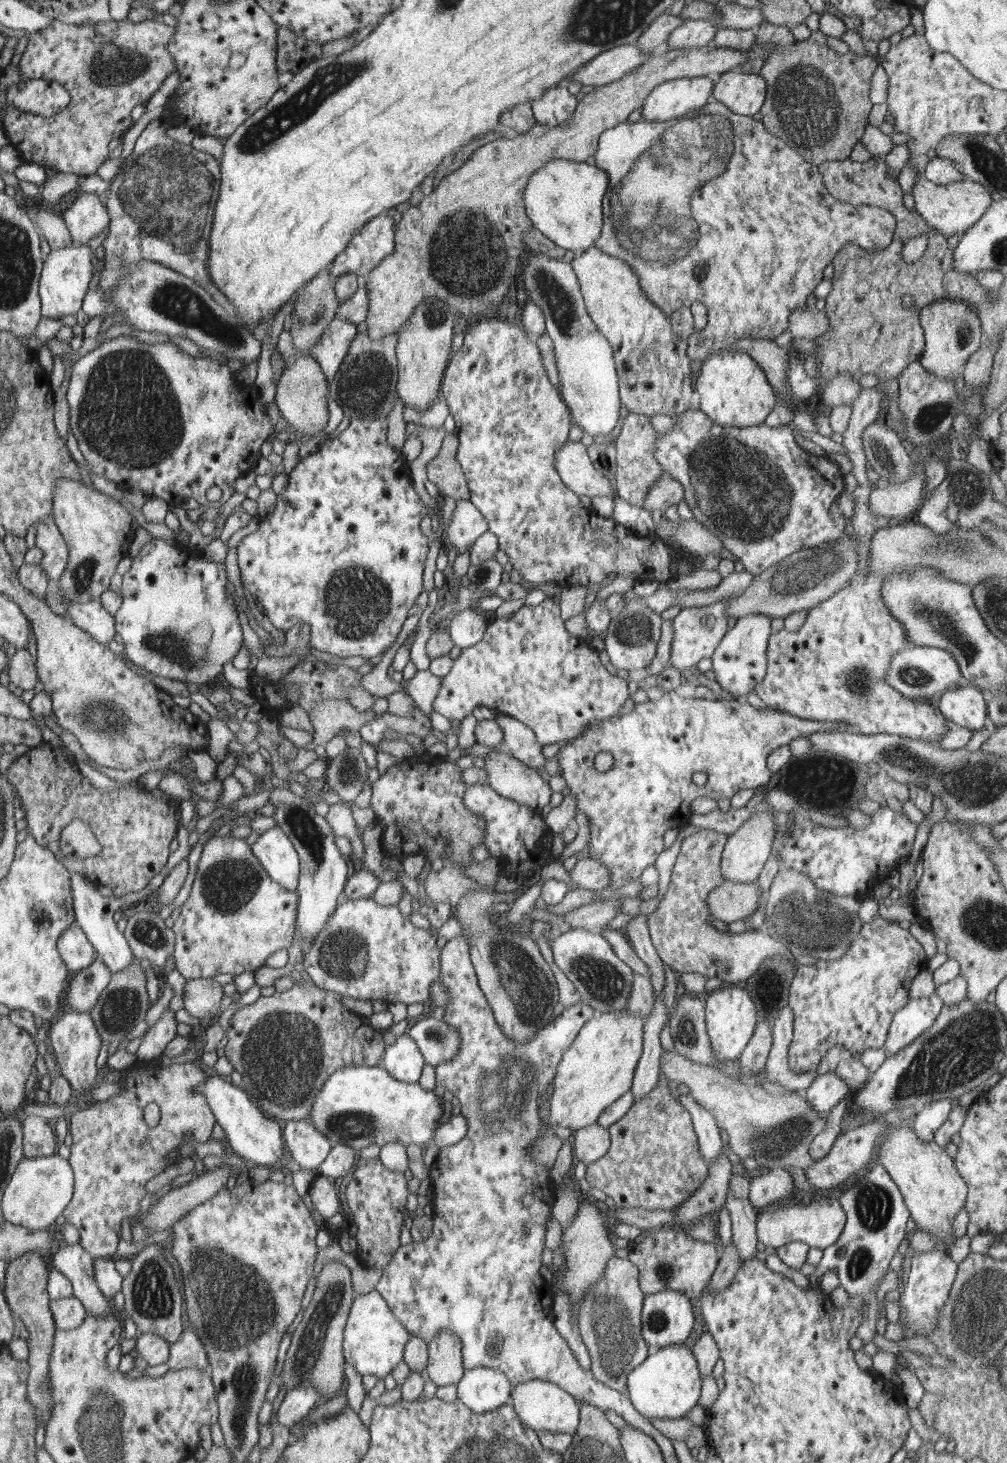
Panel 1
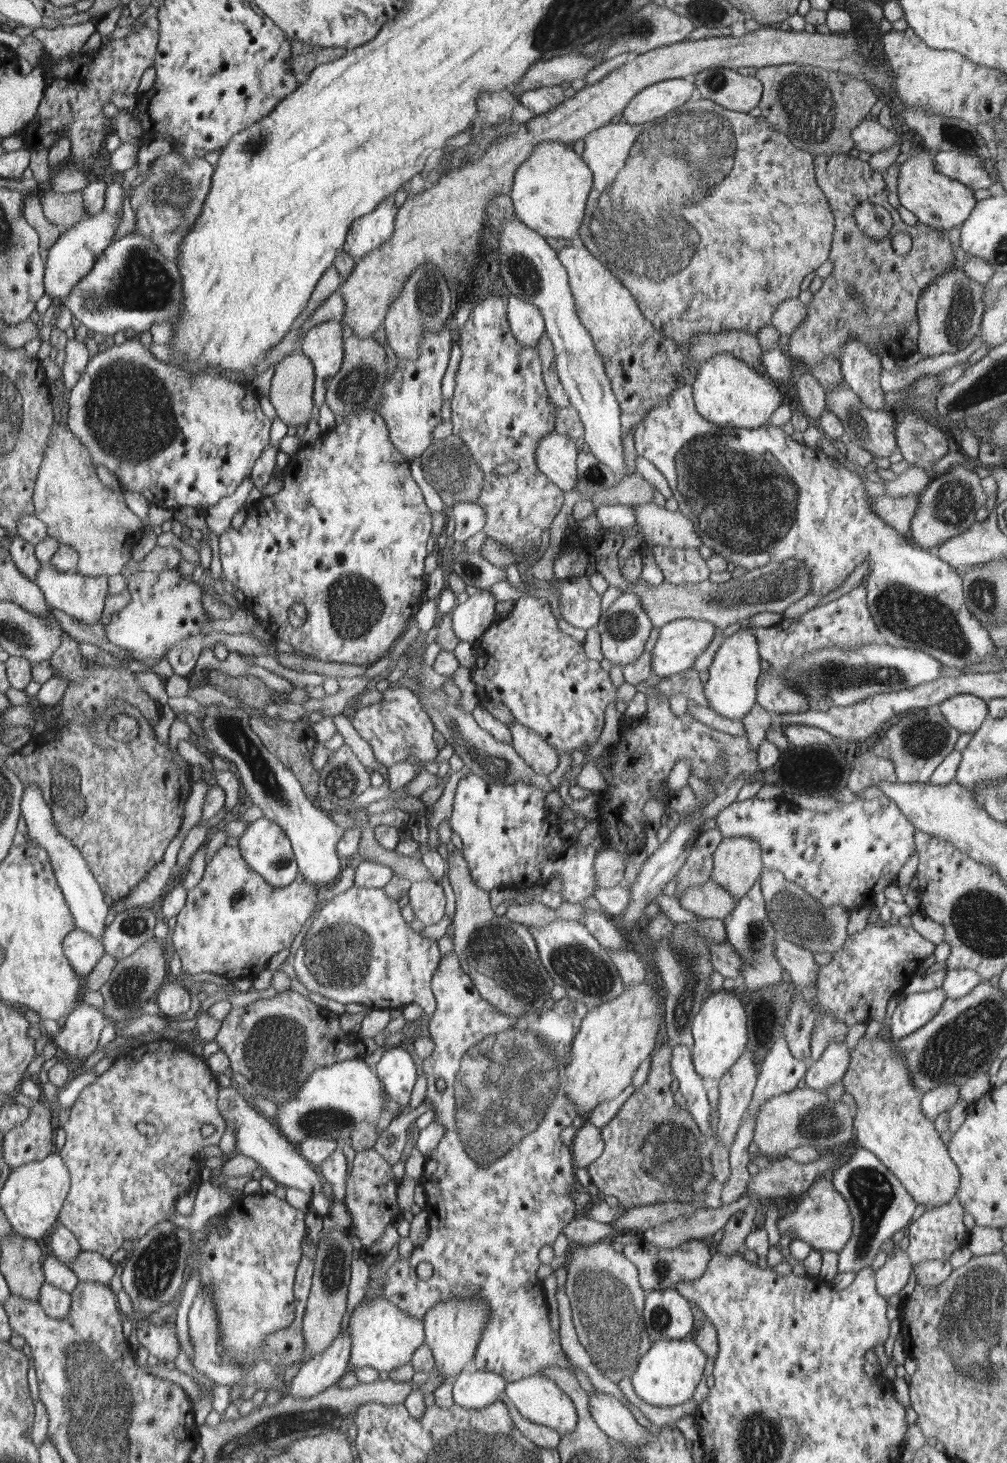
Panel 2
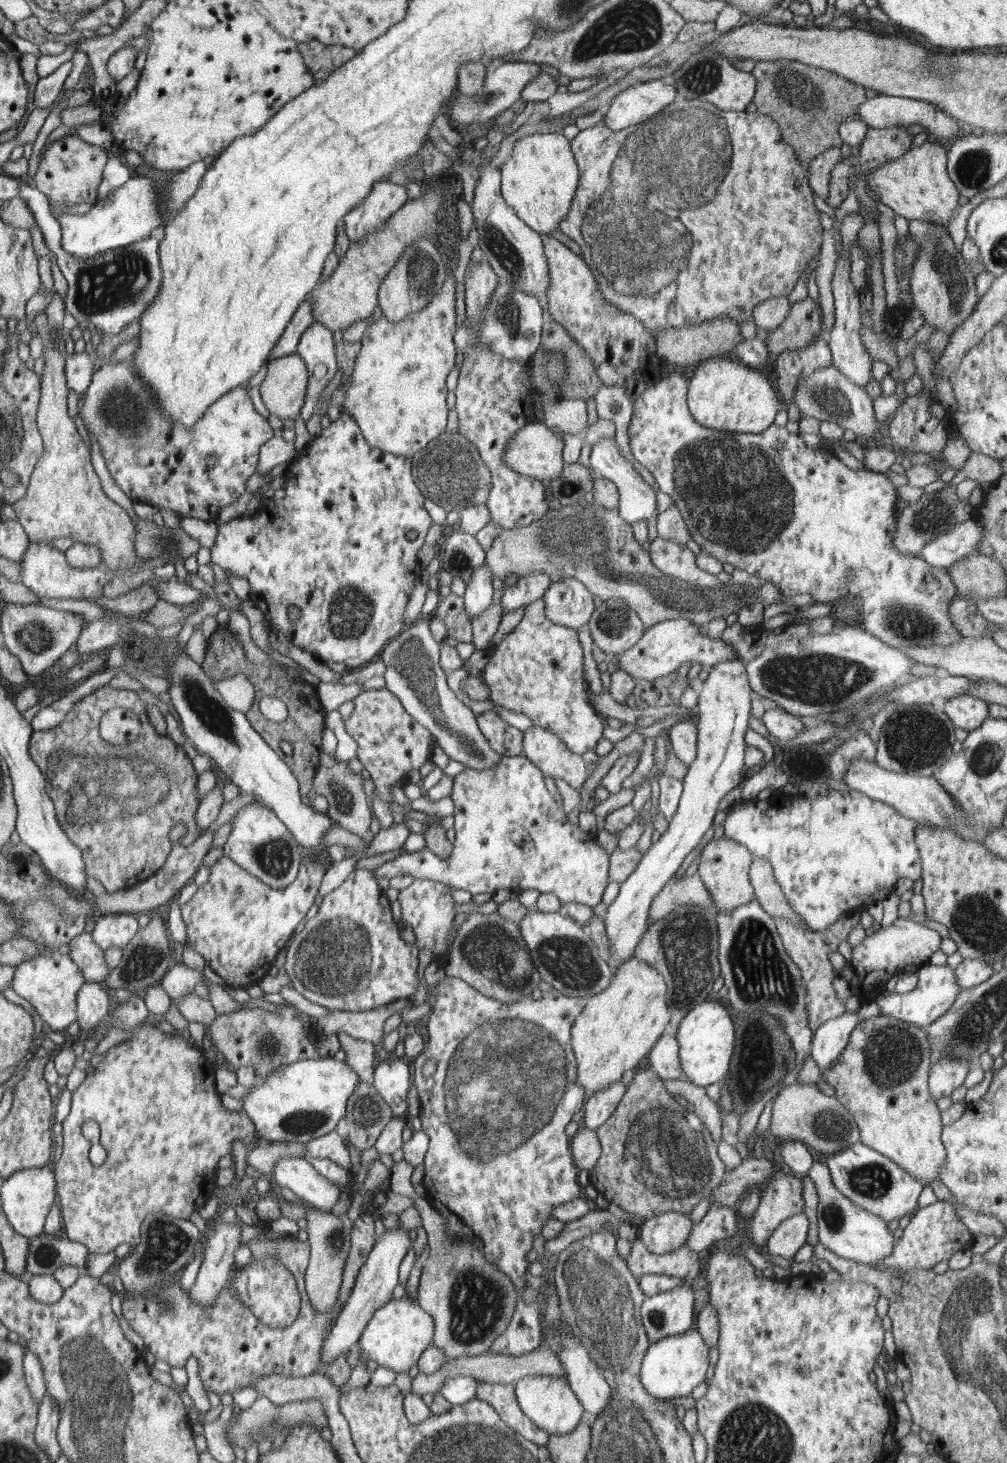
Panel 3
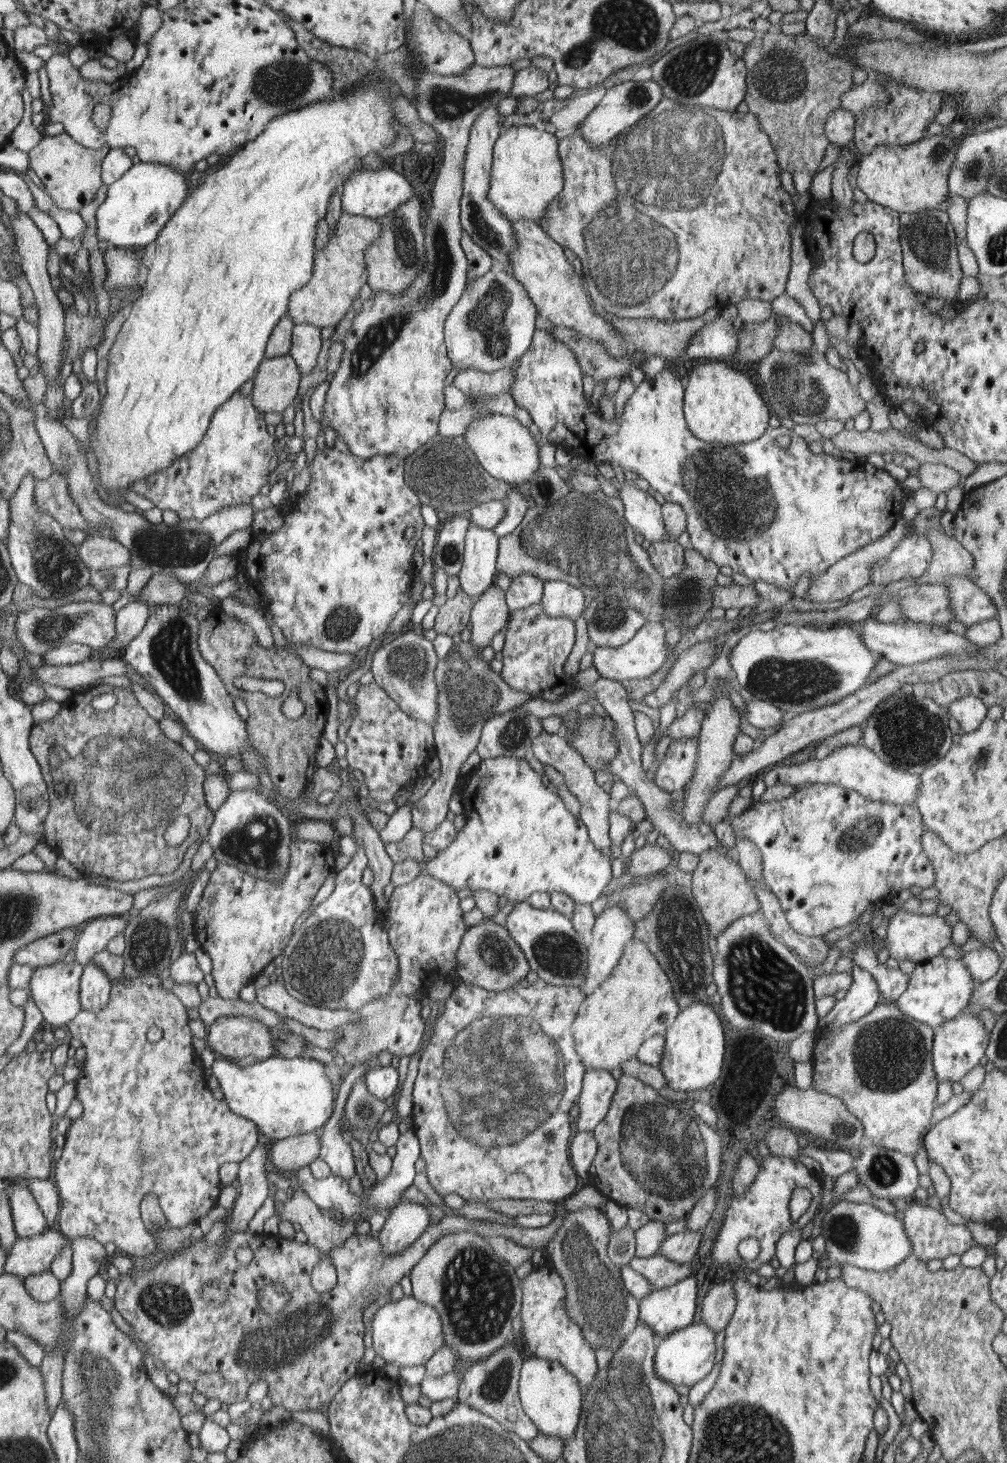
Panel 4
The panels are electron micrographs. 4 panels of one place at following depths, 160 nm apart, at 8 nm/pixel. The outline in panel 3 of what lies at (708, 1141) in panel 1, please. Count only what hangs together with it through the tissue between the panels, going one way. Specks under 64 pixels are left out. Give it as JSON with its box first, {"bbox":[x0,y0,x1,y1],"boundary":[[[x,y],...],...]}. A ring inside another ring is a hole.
{"bbox":[645,1032,688,1081],"boundary":[[[666,1032],[652,1047],[645,1065],[658,1073],[660,1078],[686,1081],[688,1078],[680,1064],[679,1050],[680,1045],[675,1034]]]}

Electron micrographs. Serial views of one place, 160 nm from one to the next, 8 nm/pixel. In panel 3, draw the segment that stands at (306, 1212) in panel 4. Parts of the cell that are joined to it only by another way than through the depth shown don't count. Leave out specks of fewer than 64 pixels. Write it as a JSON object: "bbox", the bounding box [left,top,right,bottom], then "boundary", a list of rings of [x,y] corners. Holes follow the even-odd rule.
{"bbox":[303,1209,353,1312],"boundary":[[[307,1209],[305,1217],[307,1221],[306,1232],[303,1233],[304,1239],[312,1246],[311,1265],[307,1270],[307,1289],[311,1295],[312,1306],[319,1312],[327,1312],[335,1306],[343,1281],[345,1264],[351,1249],[351,1231],[353,1222],[345,1215],[340,1220],[333,1214],[328,1214],[323,1210]]]}

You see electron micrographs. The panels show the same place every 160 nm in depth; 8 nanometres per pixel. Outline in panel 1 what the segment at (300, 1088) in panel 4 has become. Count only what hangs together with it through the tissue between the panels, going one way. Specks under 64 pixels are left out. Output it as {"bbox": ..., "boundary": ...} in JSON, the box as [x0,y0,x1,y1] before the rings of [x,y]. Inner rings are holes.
{"bbox":[308,1066,444,1150],"boundary":[[[346,1066],[332,1074],[320,1094],[312,1102],[312,1110],[308,1113],[308,1122],[324,1136],[332,1135],[345,1146],[354,1150],[364,1149],[372,1144],[382,1148],[389,1142],[401,1142],[404,1147],[412,1144],[425,1149],[433,1140],[434,1132],[440,1127],[444,1118],[444,1100],[436,1096],[432,1090],[424,1090],[419,1083],[400,1082],[385,1068],[376,1066]]]}

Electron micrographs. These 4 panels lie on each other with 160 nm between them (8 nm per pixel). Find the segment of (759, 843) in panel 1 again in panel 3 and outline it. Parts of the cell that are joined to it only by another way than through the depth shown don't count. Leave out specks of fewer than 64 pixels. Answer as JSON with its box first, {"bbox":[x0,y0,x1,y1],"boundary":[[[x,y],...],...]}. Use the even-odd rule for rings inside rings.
{"bbox":[697,836,755,916],"boundary":[[[723,836],[718,840],[710,840],[709,843],[703,847],[702,853],[700,853],[699,867],[697,873],[704,881],[706,890],[710,892],[710,898],[715,902],[715,911],[711,911],[713,916],[716,913],[727,913],[732,909],[742,904],[748,904],[755,898],[755,891],[753,890],[752,883],[749,879],[750,865],[753,863],[754,855],[741,843],[733,841],[732,839]]]}

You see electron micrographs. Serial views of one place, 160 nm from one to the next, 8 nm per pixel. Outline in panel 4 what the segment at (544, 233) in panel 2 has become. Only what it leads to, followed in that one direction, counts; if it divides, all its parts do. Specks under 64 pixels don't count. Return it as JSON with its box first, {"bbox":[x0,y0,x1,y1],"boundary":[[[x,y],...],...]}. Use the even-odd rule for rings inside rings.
{"bbox":[488,125,564,222],"boundary":[[[540,125],[518,126],[504,130],[494,143],[488,200],[508,220],[538,222],[547,213],[550,202],[564,189],[562,162],[558,156],[558,138]]]}

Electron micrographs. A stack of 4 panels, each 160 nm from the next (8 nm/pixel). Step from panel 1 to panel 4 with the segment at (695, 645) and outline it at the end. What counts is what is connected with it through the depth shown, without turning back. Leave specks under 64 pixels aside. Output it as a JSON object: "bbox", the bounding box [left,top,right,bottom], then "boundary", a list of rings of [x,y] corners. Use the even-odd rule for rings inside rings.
{"bbox":[589,622,672,682],"boundary":[[[661,622],[646,623],[643,628],[626,645],[611,647],[594,647],[589,650],[593,653],[594,667],[600,677],[608,680],[626,682],[632,679],[644,679],[658,672],[668,660],[668,653],[672,652],[672,647],[666,644],[666,632]]]}

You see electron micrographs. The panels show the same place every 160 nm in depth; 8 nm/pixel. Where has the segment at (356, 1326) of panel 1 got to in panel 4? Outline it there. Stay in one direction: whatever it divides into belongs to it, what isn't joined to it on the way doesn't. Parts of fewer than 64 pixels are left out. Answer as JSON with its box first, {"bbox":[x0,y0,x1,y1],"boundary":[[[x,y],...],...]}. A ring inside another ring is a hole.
{"bbox":[372,1296,445,1367],"boundary":[[[412,1296],[390,1301],[372,1319],[372,1354],[382,1356],[386,1363],[398,1367],[425,1366],[430,1357],[445,1344],[443,1324],[433,1306]]]}

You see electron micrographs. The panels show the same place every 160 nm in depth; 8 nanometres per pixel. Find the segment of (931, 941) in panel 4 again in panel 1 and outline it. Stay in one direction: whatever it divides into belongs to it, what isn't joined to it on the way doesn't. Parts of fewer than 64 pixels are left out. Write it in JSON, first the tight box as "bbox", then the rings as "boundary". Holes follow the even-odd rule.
{"bbox":[788,915,929,1074],"boundary":[[[876,915],[870,922],[861,925],[860,934],[851,942],[848,950],[837,959],[817,959],[812,965],[797,964],[797,970],[790,984],[789,1005],[796,1016],[794,1035],[788,1045],[789,1069],[796,1074],[817,1068],[823,1056],[835,1045],[847,1048],[851,1054],[862,1054],[865,1048],[879,1048],[885,1044],[887,1034],[898,1010],[909,1001],[910,984],[918,973],[927,969],[929,959],[920,942],[909,929],[901,928],[897,922]]]}

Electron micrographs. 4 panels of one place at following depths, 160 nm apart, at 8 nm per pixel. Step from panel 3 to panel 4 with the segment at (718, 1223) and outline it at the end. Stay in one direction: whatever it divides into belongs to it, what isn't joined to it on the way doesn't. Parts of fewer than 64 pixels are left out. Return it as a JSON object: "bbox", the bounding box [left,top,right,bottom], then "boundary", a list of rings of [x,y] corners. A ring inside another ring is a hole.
{"bbox":[656,1229,704,1263],"boundary":[[[703,1229],[698,1230],[698,1232],[683,1230],[680,1233],[672,1234],[666,1238],[656,1253],[660,1253],[677,1263],[690,1263],[694,1256],[697,1256],[696,1251],[700,1246],[702,1233],[704,1233]]]}

